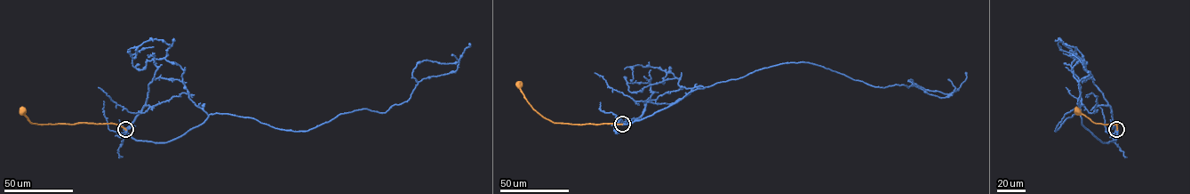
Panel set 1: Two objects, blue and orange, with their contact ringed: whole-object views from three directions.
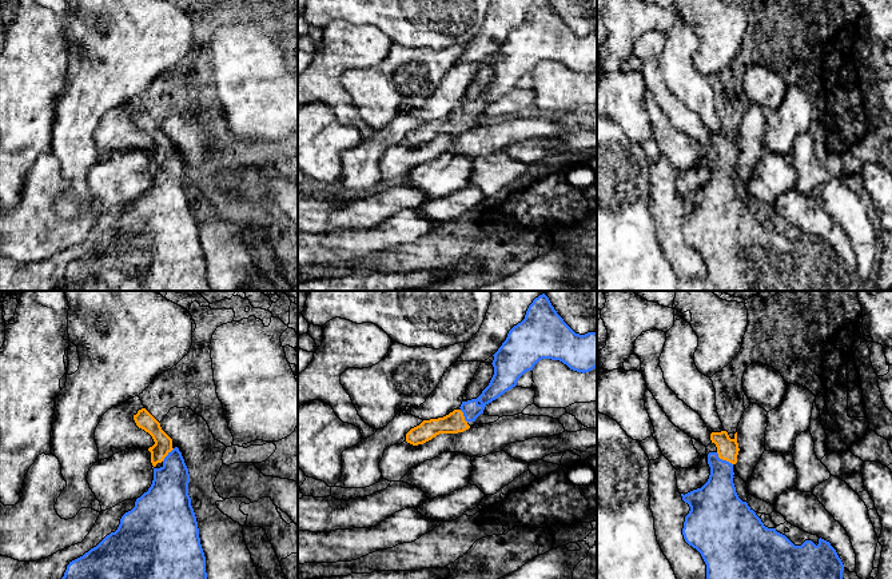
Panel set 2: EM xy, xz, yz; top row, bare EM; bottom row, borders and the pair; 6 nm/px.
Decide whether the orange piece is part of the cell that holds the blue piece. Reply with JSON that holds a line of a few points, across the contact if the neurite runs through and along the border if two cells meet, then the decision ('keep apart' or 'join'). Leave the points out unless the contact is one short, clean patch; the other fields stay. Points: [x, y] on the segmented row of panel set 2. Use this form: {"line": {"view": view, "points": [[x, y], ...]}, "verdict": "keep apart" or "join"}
{"verdict": "join"}

